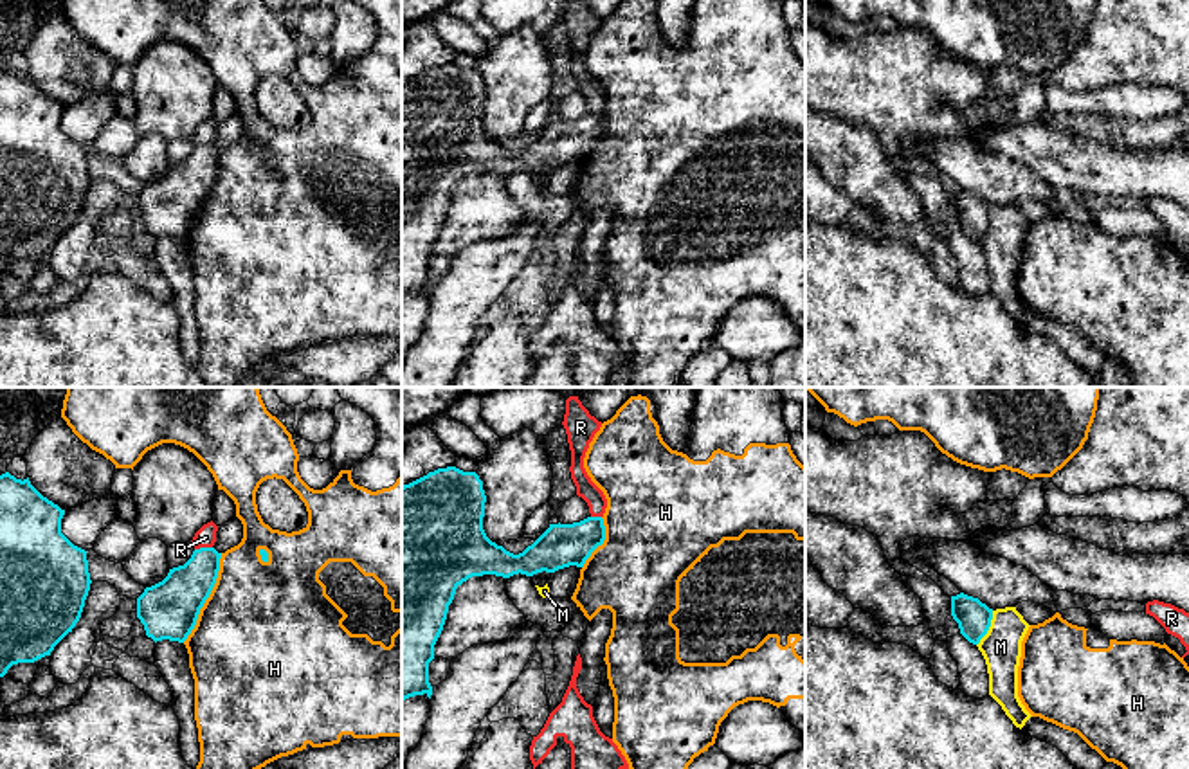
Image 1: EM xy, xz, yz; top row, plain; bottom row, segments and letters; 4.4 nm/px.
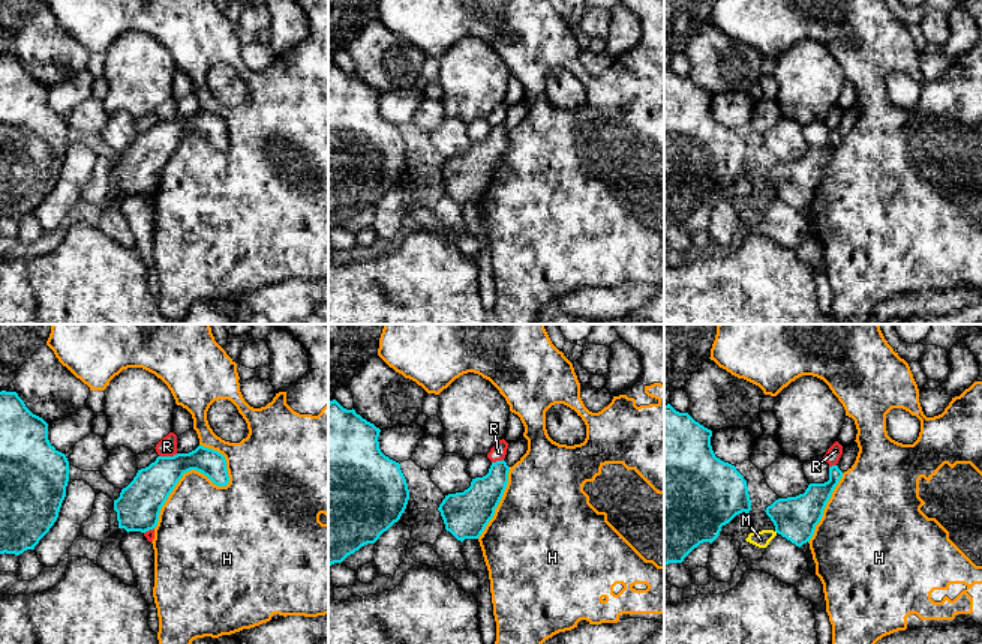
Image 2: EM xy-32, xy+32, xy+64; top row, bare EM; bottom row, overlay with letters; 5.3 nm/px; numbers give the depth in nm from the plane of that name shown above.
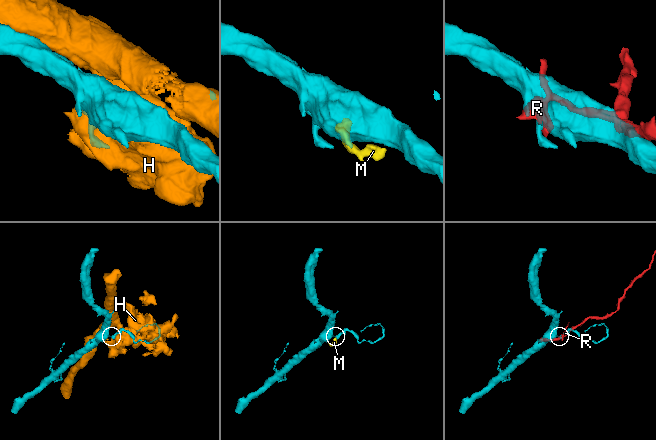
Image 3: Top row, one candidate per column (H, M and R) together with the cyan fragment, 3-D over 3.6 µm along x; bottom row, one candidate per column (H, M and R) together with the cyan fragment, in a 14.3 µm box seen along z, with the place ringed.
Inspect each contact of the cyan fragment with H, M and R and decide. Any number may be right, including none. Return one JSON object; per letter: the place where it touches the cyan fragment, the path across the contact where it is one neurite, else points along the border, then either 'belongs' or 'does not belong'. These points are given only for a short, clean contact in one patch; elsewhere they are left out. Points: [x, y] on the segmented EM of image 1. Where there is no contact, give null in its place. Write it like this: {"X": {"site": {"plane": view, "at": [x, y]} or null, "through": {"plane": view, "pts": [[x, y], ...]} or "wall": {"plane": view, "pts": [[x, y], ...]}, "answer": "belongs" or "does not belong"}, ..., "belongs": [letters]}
{"H": {"site": {"plane": "xy", "at": [208, 597]}, "answer": "does not belong"}, "M": {"site": {"plane": "yz", "at": [988, 629]}, "wall": {"plane": "yz", "pts": [[993, 611], [989, 629], [977, 645]]}, "answer": "does not belong"}, "R": {"site": {"plane": "xy", "at": [202, 548]}, "answer": "does not belong"}, "belongs": []}

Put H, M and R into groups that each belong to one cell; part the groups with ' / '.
H / M / R

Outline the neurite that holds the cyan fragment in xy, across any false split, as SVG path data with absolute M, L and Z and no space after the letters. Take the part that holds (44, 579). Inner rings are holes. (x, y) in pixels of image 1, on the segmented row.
M9 472L0 475L0 677L13 665L50 656L81 618L92 580L86 551L61 533L63 515L65 510L43 497L29 477L22 481Z

